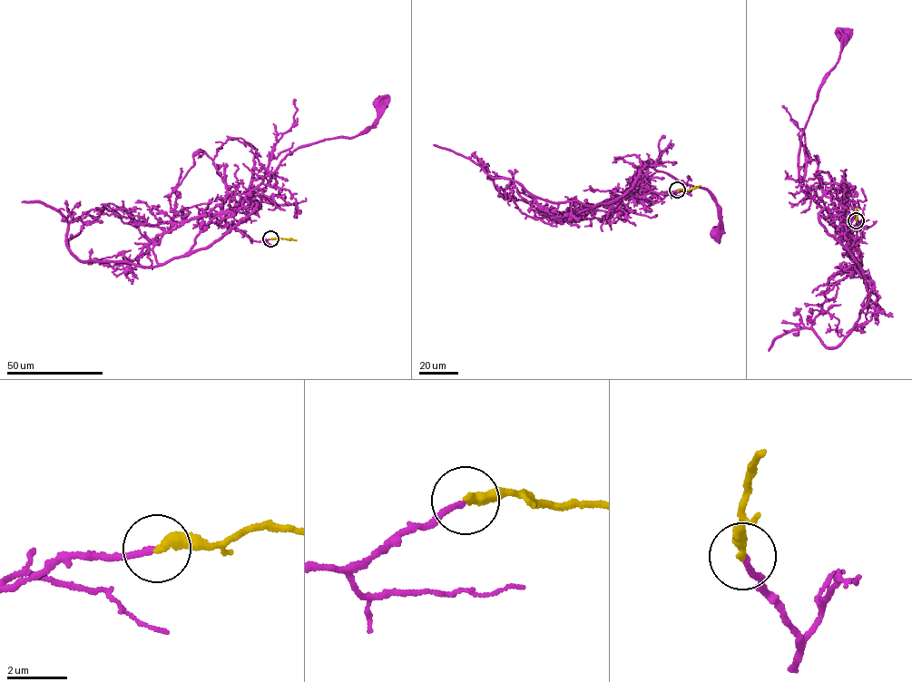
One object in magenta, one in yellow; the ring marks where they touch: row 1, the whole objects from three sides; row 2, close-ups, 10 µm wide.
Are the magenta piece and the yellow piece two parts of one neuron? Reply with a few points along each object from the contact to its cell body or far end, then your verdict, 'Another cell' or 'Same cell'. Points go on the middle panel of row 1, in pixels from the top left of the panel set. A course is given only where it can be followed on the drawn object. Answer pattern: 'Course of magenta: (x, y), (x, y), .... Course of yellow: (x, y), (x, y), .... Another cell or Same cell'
Course of magenta: (677, 189), (670, 194), (651, 191), (640, 197), (631, 192), (640, 161), (708, 190), (719, 212), (716, 233). Course of yellow: (677, 189), (689, 190), (701, 186). Same cell

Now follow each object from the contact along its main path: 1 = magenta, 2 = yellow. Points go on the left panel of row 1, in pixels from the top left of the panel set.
1: (270, 238), (249, 238), (234, 227), (231, 212), (296, 150), (326, 140), (350, 139), (373, 125), (379, 103)
2: (270, 238), (296, 239)

